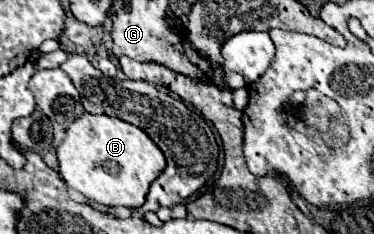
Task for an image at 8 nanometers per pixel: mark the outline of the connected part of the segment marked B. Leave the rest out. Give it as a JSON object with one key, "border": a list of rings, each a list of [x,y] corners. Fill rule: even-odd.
{"border":[[[85,112],[73,120],[65,140],[57,148],[57,158],[65,184],[103,206],[143,206],[151,182],[165,170],[163,152],[141,128],[105,114],[95,116]]]}

